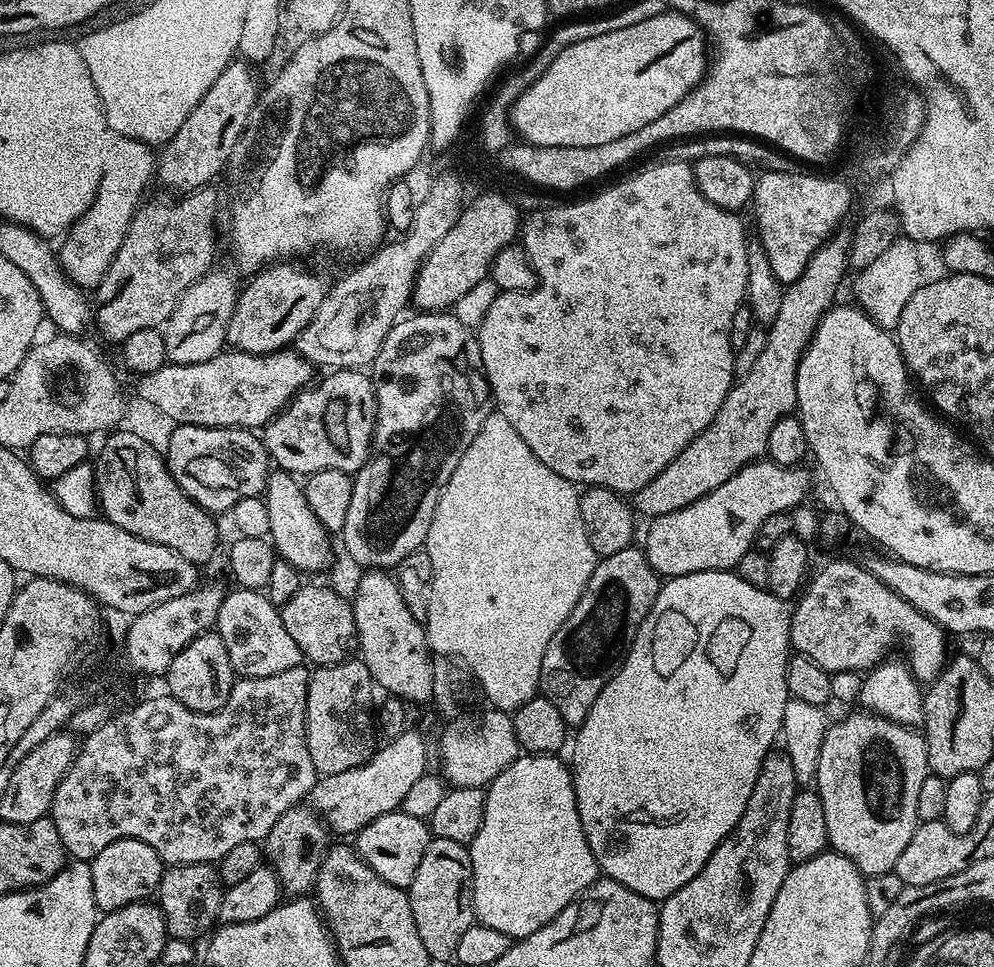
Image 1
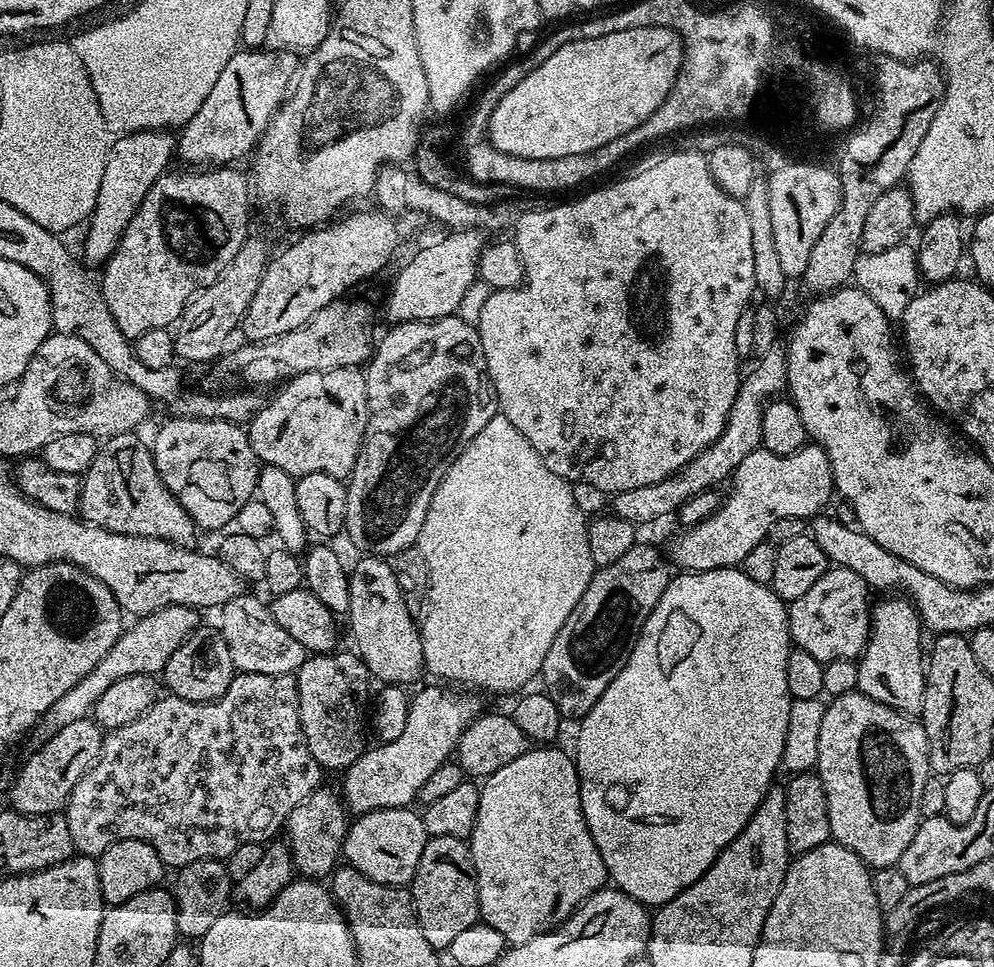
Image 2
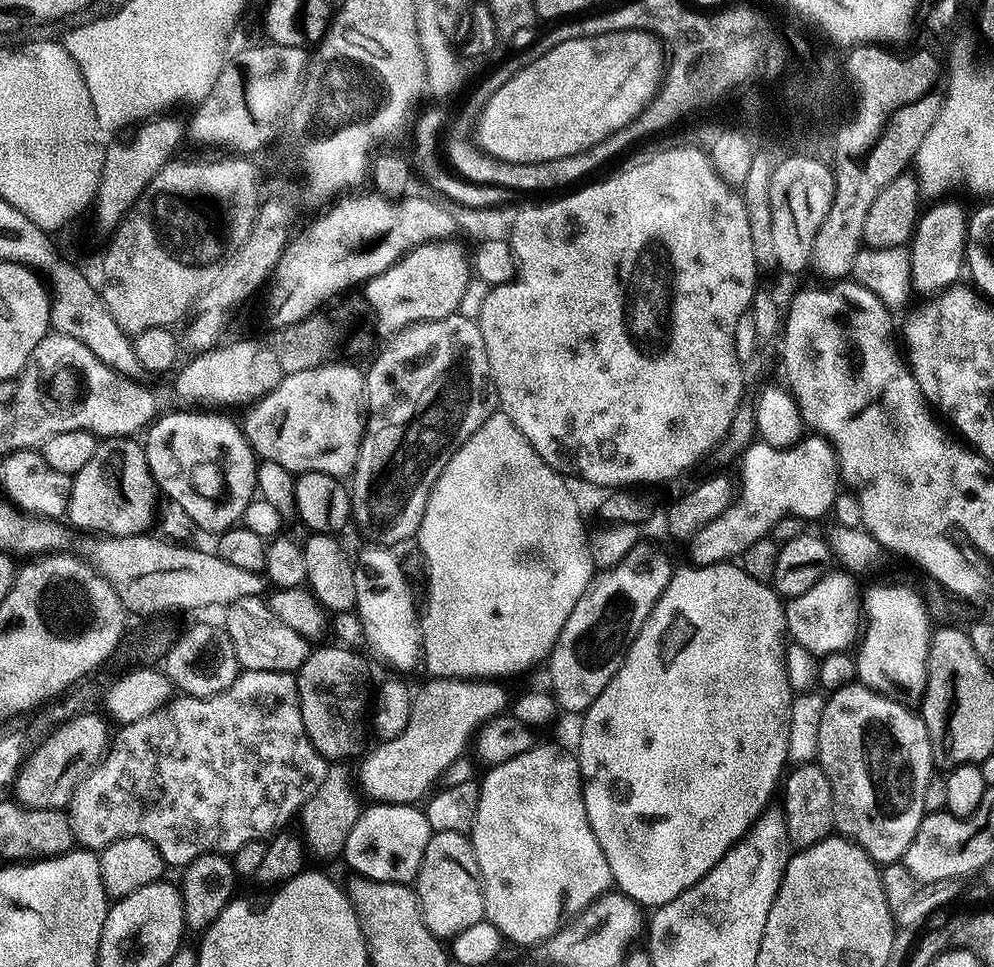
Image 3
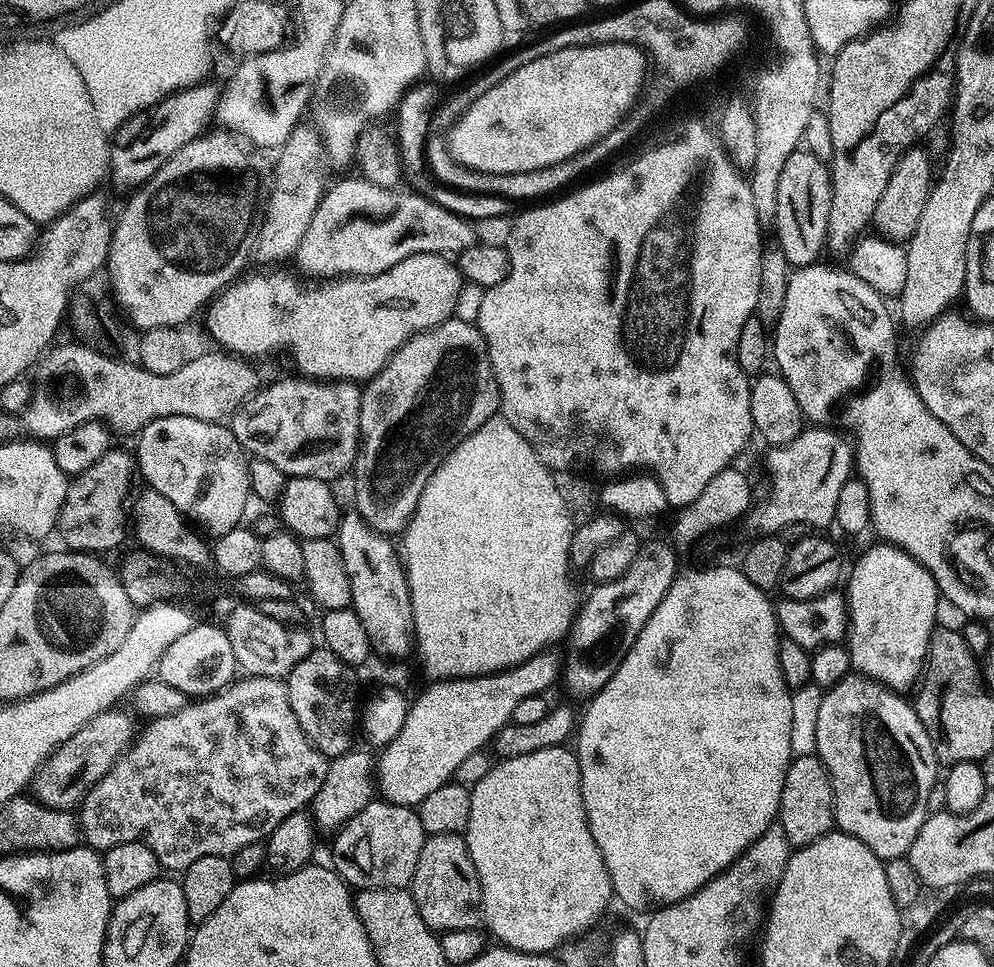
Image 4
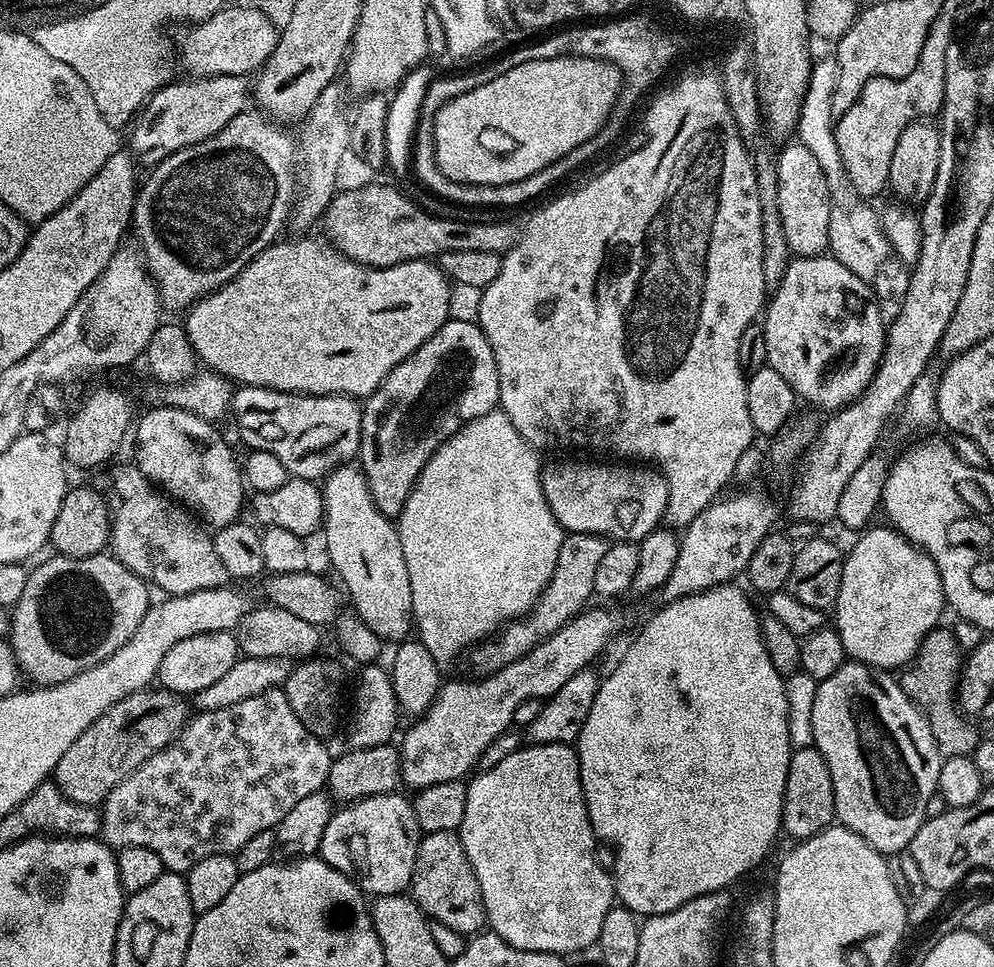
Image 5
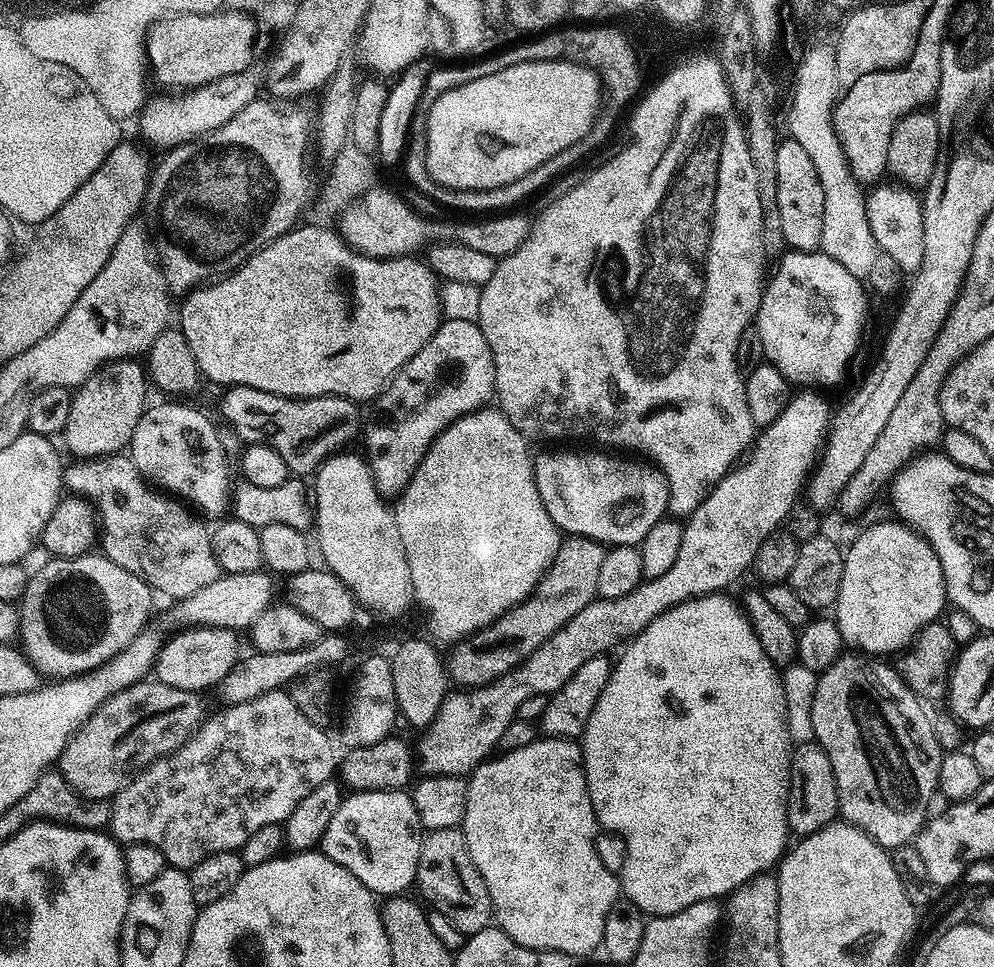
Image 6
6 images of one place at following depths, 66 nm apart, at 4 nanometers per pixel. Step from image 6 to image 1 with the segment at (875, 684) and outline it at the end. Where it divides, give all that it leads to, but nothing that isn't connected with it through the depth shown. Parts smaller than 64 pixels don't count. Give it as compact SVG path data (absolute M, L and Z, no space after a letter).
M852 710L849 716L829 723L822 738L822 754L818 754L814 790L822 798L822 810L826 810L826 830L831 851L842 854L854 862L865 877L884 875L895 869L906 842L914 834L918 790L930 774L928 746L919 731L895 724L885 716L875 715L867 710Z

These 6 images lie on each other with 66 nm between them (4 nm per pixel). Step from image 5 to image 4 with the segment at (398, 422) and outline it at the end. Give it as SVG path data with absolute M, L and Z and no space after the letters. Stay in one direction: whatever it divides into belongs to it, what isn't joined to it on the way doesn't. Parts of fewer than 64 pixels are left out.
M458 319L444 320L438 326L428 328L424 332L419 332L416 336L411 336L400 349L384 363L384 369L371 380L363 385L360 393L360 447L356 454L354 473L356 472L356 508L355 511L363 517L365 522L376 532L383 532L385 536L392 538L403 533L404 528L410 522L414 510L418 506L418 498L422 498L422 490L426 490L426 482L430 482L430 474L442 463L444 457L452 449L461 444L478 426L482 426L486 421L493 419L500 412L500 391L498 382L494 378L494 370L490 366L490 354L486 342L482 338L480 329L470 322L462 322Z

